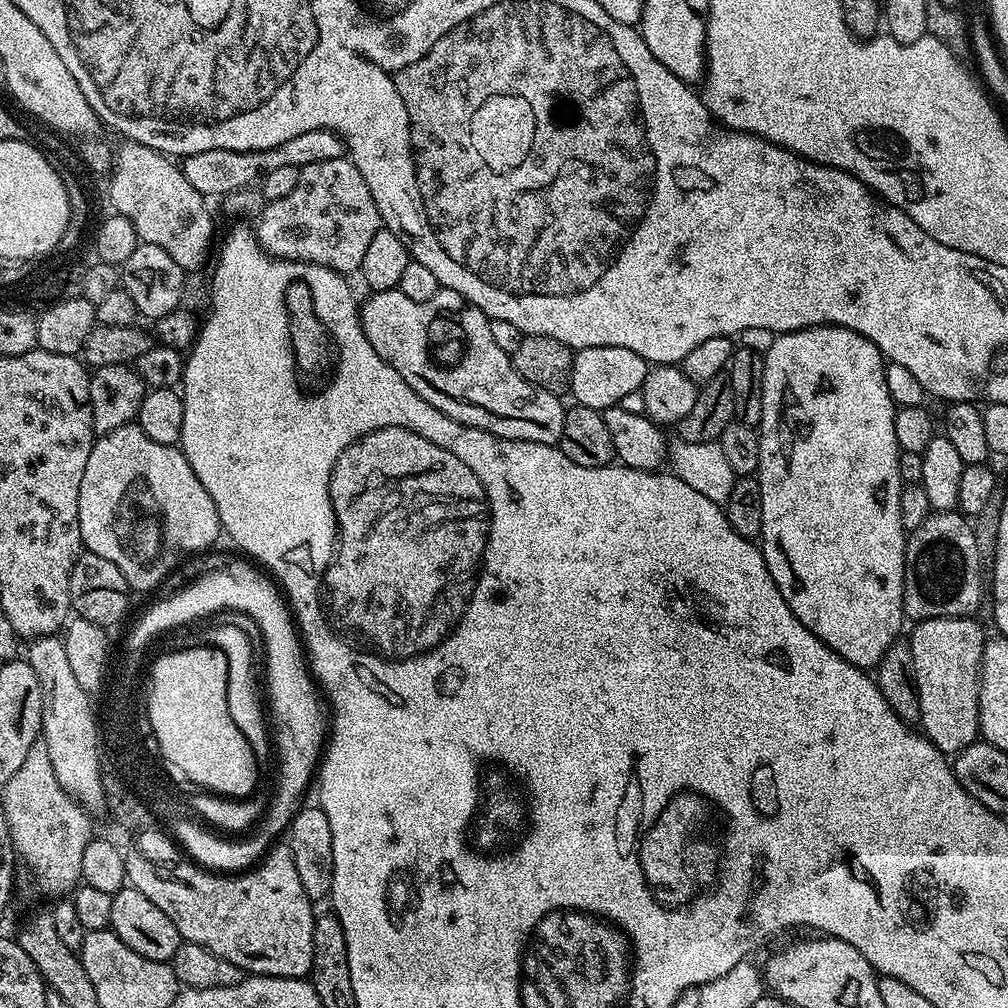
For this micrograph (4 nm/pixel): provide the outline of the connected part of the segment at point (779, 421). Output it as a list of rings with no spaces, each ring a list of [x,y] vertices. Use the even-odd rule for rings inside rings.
[[[823,324],[817,328],[803,328],[797,332],[782,332],[773,339],[772,345],[768,352],[763,353],[764,367],[759,373],[760,382],[760,401],[762,402],[762,414],[758,425],[758,435],[760,438],[760,466],[758,469],[758,479],[760,489],[762,490],[762,530],[759,539],[764,540],[762,543],[762,551],[764,553],[764,561],[770,570],[770,578],[774,578],[774,582],[778,586],[778,590],[782,594],[782,598],[786,598],[786,602],[790,606],[792,613],[798,618],[798,622],[802,622],[802,626],[806,626],[806,630],[810,630],[816,635],[826,646],[830,646],[830,650],[834,650],[842,658],[846,658],[846,662],[850,662],[855,668],[865,670],[875,669],[880,663],[880,659],[886,654],[886,650],[890,650],[890,646],[895,644],[901,635],[900,627],[906,624],[904,614],[904,545],[906,543],[906,533],[902,526],[902,514],[898,514],[898,498],[900,497],[900,489],[902,481],[900,471],[898,470],[898,462],[900,461],[900,447],[898,446],[898,438],[894,438],[894,414],[897,410],[897,404],[892,400],[890,390],[887,389],[886,380],[886,361],[884,355],[880,353],[880,348],[874,346],[874,342],[870,342],[870,338],[866,338],[862,334],[858,334],[849,328],[843,328],[837,324]]]

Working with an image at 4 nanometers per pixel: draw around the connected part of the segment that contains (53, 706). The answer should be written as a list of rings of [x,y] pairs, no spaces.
[[[59,635],[38,636],[29,644],[32,645],[28,648],[26,661],[38,676],[41,686],[42,739],[46,752],[50,754],[50,762],[54,765],[54,778],[58,778],[62,790],[72,793],[77,802],[82,804],[88,782],[98,782],[98,779],[94,780],[92,772],[102,770],[98,712],[90,693],[78,686],[72,667],[69,667],[66,646]]]

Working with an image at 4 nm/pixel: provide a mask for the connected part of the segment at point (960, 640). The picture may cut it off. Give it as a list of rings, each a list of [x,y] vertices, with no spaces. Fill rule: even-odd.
[[[947,616],[921,620],[910,635],[912,679],[920,703],[923,735],[937,750],[955,754],[980,736],[978,694],[980,663],[986,643],[984,628],[972,616]]]

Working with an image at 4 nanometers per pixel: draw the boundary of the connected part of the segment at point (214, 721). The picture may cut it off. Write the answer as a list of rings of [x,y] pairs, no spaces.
[[[189,650],[185,656],[167,656],[162,660],[161,666],[154,673],[154,694],[149,698],[152,732],[157,738],[161,757],[168,764],[172,763],[186,779],[193,780],[200,790],[221,797],[248,798],[256,788],[258,765],[255,751],[251,749],[242,730],[238,730],[234,718],[230,718],[226,654],[219,650],[207,651]]]

